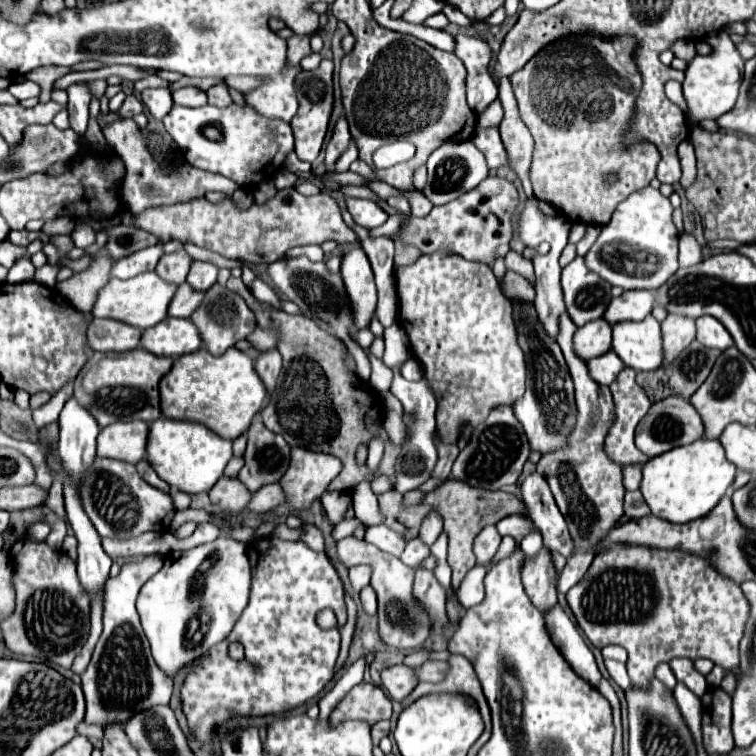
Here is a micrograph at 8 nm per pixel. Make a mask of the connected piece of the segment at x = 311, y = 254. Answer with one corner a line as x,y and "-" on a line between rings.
306,245
306,247
294,247
288,251
288,255
306,255
310,261
322,261
324,251
320,245

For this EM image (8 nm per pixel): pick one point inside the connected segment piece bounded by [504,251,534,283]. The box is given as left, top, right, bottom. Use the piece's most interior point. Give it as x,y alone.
514,262

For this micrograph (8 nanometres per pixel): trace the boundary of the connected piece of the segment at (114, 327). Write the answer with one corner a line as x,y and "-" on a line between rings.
94,319
88,327
88,343
94,351
130,351
140,347
140,337
140,329
116,319

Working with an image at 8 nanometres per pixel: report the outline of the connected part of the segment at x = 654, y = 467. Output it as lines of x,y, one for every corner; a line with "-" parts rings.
700,439
698,443
692,443
690,447
676,447
674,451
668,451
666,455
652,457
644,467
642,467
642,485
640,491
652,509
652,515
666,519
670,523
688,523
700,517
706,517
718,501
724,497
724,493
732,487
734,477
736,477
736,467
726,459
724,447
716,439

